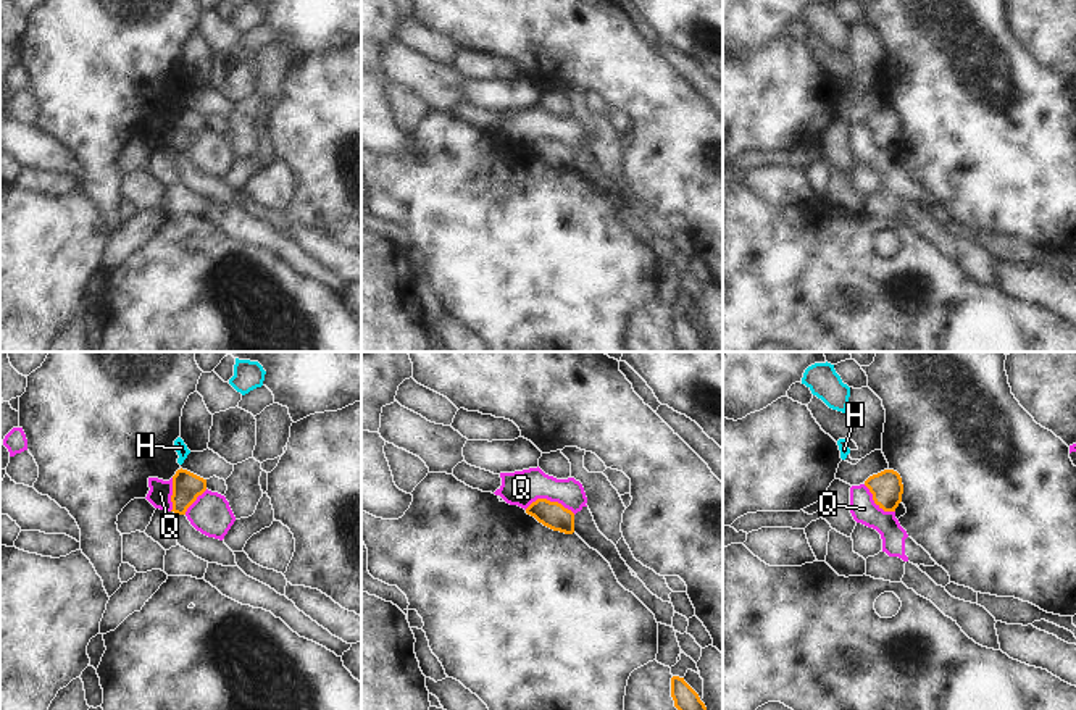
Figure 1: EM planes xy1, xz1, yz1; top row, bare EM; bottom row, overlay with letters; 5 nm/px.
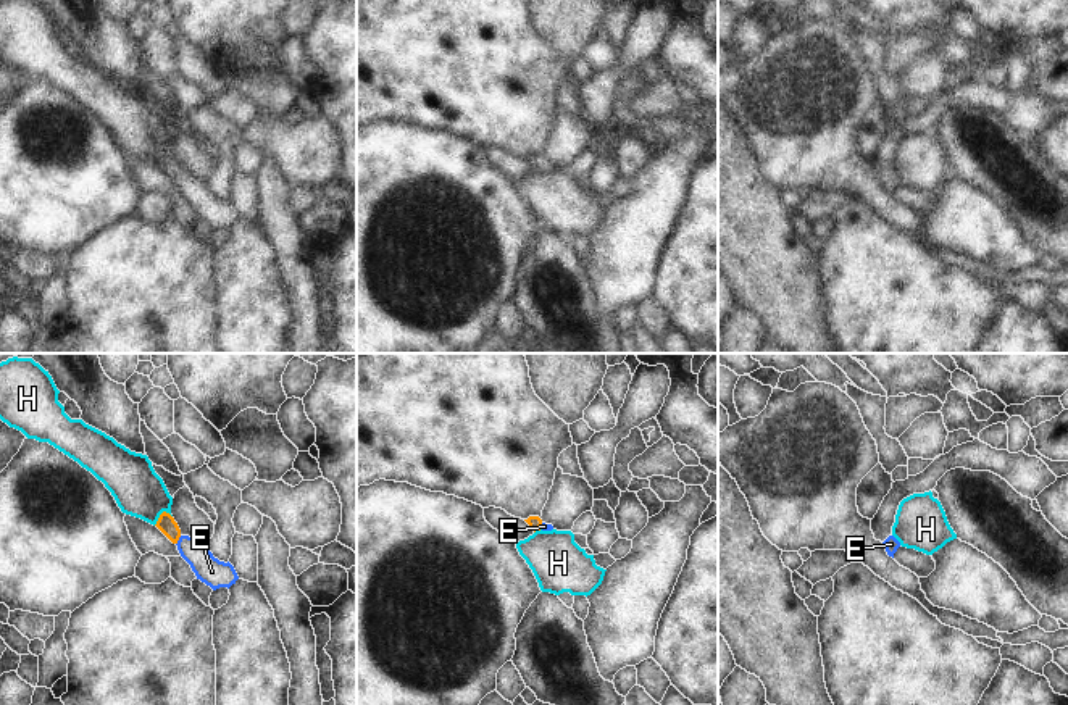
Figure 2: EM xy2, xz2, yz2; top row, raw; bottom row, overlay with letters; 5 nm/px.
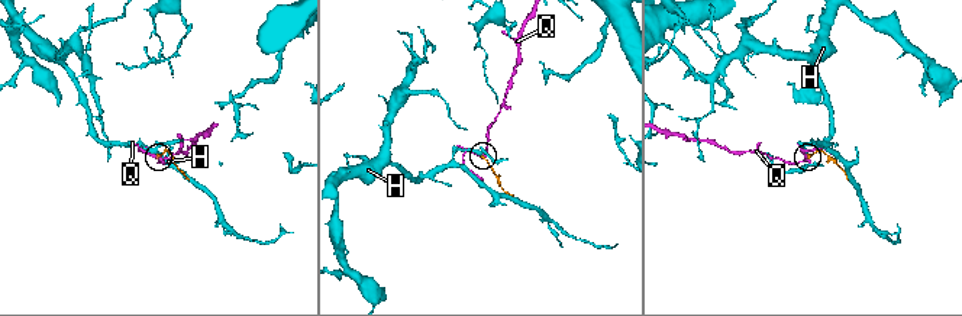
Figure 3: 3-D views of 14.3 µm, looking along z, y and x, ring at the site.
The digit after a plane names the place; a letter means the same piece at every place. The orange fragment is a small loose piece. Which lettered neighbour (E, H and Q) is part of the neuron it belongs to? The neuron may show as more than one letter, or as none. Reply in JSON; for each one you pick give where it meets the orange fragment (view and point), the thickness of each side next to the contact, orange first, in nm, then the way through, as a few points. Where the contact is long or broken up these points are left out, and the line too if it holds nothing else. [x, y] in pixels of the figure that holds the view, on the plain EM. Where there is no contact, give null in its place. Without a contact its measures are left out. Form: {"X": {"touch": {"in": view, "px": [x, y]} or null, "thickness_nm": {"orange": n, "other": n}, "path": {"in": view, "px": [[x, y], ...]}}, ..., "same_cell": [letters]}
{"E": {"touch": {"in": "xy2", "px": [178, 178]}, "thickness_nm": {"orange": 90, "other": 140}, "path": {"in": "xy2", "px": [[166, 163], [178, 178], [212, 210]]}}, "same_cell": ["E"]}

